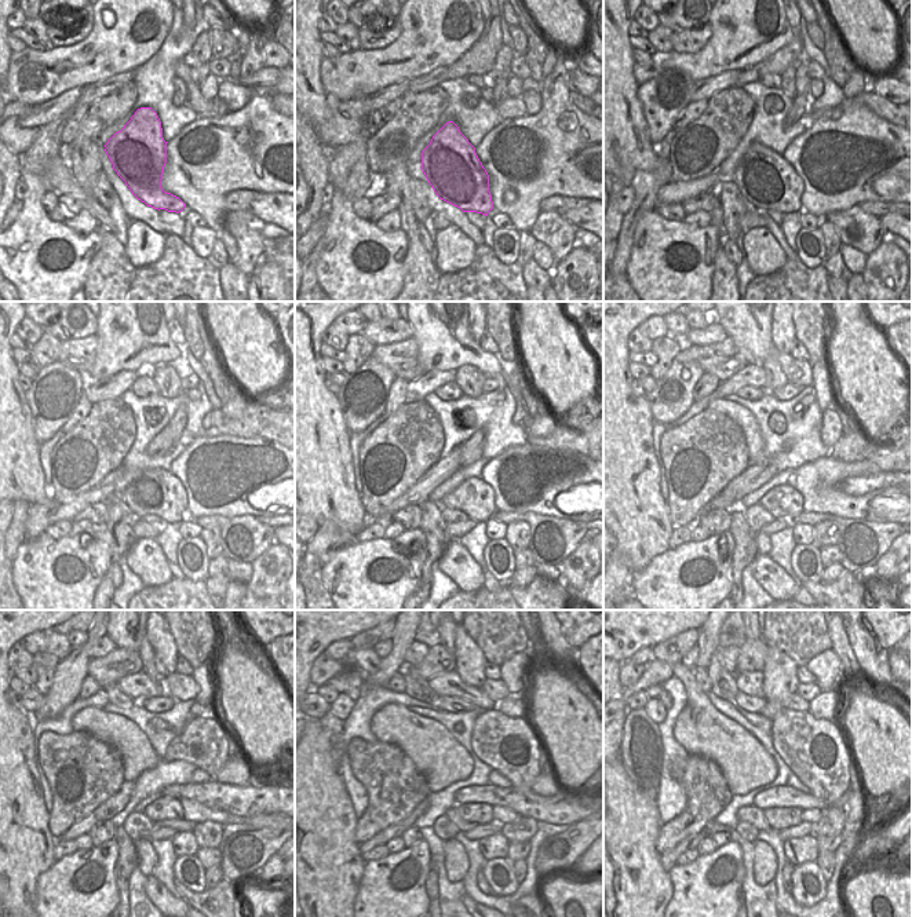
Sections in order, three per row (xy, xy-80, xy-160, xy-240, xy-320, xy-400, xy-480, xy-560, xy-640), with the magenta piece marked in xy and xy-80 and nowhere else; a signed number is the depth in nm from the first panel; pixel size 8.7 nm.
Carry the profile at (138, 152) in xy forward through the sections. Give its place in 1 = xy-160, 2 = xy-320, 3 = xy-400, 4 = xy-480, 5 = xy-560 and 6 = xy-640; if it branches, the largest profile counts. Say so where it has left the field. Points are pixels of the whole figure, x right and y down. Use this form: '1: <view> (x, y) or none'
1: xy-160 (766, 181)
2: xy-320 (474, 497)
3: xy-400 (785, 501)
4: xy-480 (163, 808)
5: xy-560 (475, 813)
6: xy-640 (777, 818)

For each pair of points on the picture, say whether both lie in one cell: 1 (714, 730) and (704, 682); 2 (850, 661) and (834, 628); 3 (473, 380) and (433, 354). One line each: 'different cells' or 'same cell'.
1: different cells
2: same cell
3: different cells

